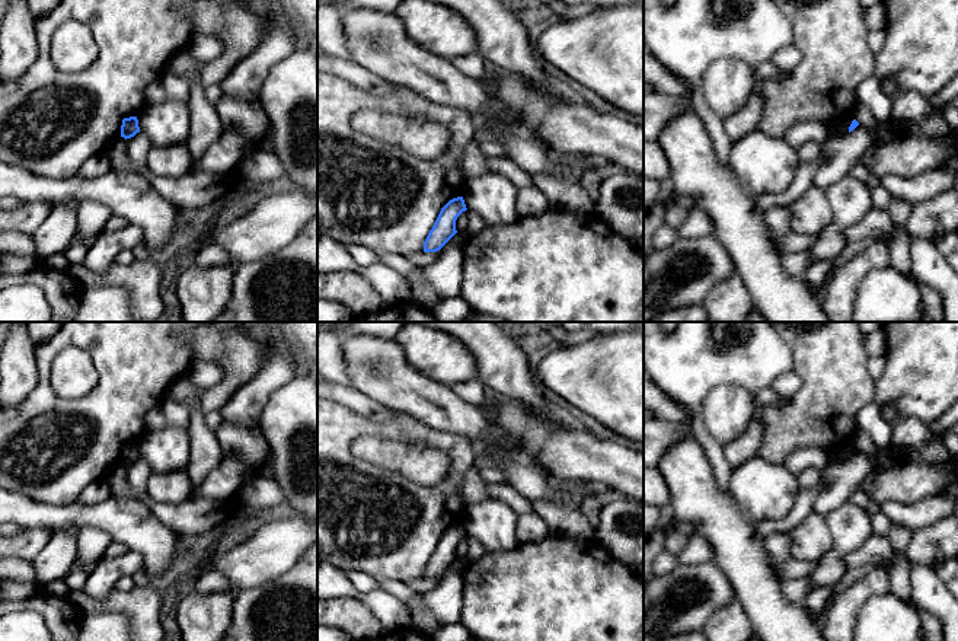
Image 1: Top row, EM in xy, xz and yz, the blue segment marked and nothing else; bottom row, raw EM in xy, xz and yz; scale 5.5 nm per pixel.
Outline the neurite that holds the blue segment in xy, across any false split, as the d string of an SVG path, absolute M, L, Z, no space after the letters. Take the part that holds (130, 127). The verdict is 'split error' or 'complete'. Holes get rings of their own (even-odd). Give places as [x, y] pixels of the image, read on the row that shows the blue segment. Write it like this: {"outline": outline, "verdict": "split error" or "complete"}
{"outline": "M137 117L124 118L121 125L121 137L127 140L134 137L137 133L140 133Z", "verdict": "complete"}

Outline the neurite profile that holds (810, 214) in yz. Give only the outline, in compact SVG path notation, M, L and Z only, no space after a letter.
M811 185L791 207L791 230L818 236L833 220L833 211L824 191Z

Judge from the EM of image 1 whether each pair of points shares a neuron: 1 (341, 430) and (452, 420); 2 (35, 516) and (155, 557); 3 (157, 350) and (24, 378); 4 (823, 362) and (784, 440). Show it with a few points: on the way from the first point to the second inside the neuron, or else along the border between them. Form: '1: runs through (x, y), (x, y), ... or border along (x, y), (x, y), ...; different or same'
1: border along (395, 410), (405, 411), (431, 427), (454, 434); different
2: runs through (66, 516), (114, 516), (125, 526); same
3: border along (35, 345), (37, 385), (18, 404); different
4: runs through (823, 380), (823, 399), (801, 421); same

